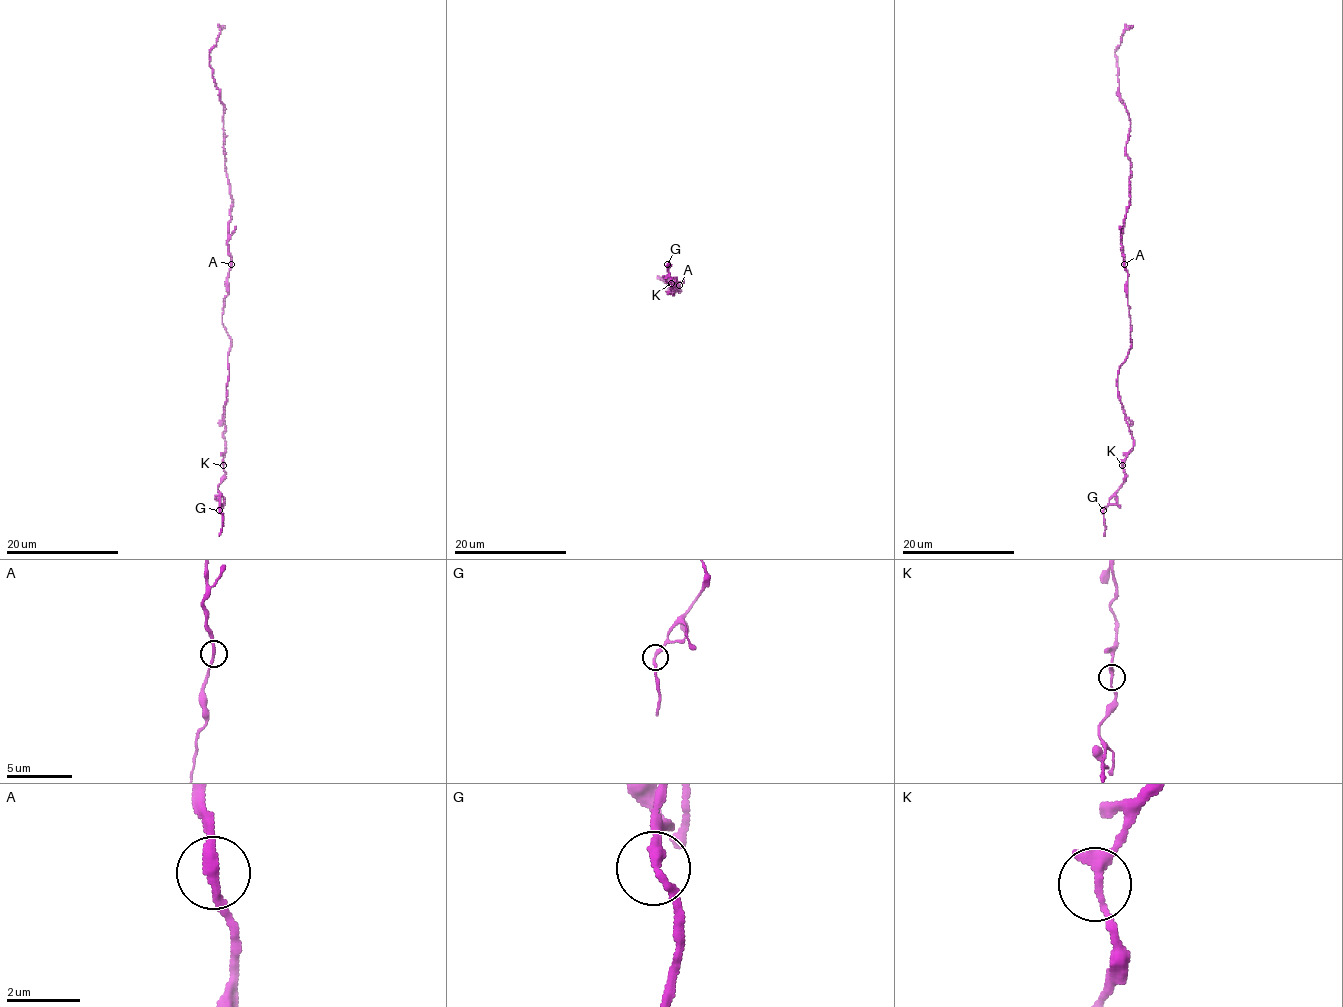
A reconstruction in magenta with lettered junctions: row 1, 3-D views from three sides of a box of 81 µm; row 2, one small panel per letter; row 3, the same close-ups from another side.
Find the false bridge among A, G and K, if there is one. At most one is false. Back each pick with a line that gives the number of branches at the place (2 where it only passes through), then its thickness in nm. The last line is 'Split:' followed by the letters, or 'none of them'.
A: Branches: 2. Thickness 240 nm
Split: A

